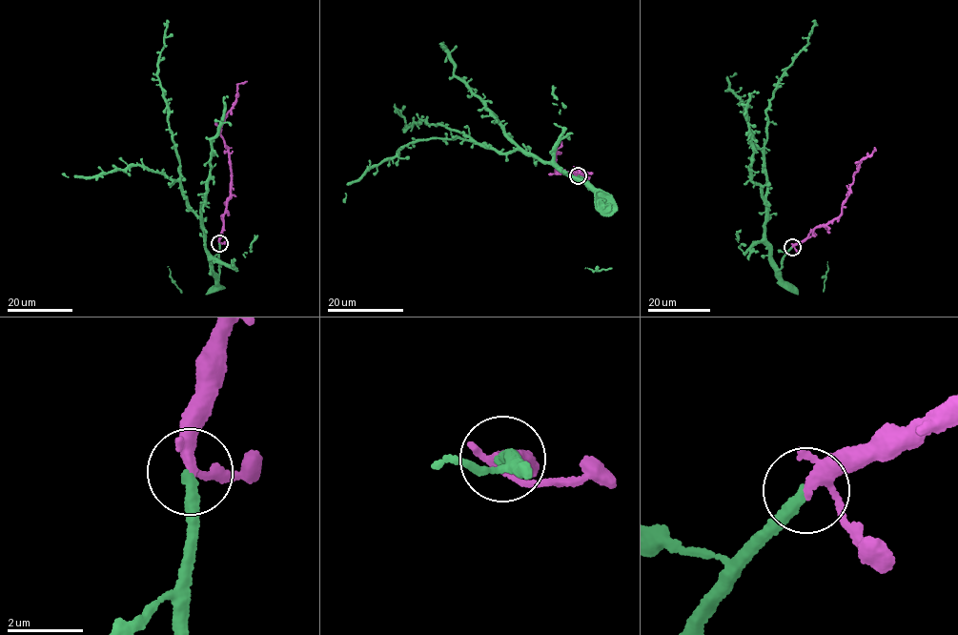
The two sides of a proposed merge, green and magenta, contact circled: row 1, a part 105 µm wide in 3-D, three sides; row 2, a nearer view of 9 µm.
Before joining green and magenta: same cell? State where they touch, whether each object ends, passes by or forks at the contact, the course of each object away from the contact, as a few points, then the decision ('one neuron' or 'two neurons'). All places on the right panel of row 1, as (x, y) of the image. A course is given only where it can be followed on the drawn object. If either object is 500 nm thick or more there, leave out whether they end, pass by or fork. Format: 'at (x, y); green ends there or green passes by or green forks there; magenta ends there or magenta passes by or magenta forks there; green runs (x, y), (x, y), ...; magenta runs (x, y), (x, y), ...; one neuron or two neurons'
at (792, 247); green ends there; magenta forks there; green runs (792, 247), (779, 269), (771, 256), (765, 232), (766, 109), (776, 84), (806, 45), (814, 25), (812, 22); magenta runs (792, 247), (807, 236), (811, 230), (840, 215), (842, 205), (860, 163), (874, 150); one neuron

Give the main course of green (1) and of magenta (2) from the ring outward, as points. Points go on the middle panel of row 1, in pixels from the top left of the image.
1: (578, 176), (520, 148), (503, 153), (438, 122), (429, 125), (422, 119), (407, 127), (395, 104)
2: (578, 176), (580, 176), (579, 172), (586, 175), (579, 171), (557, 173), (554, 163), (561, 141)

